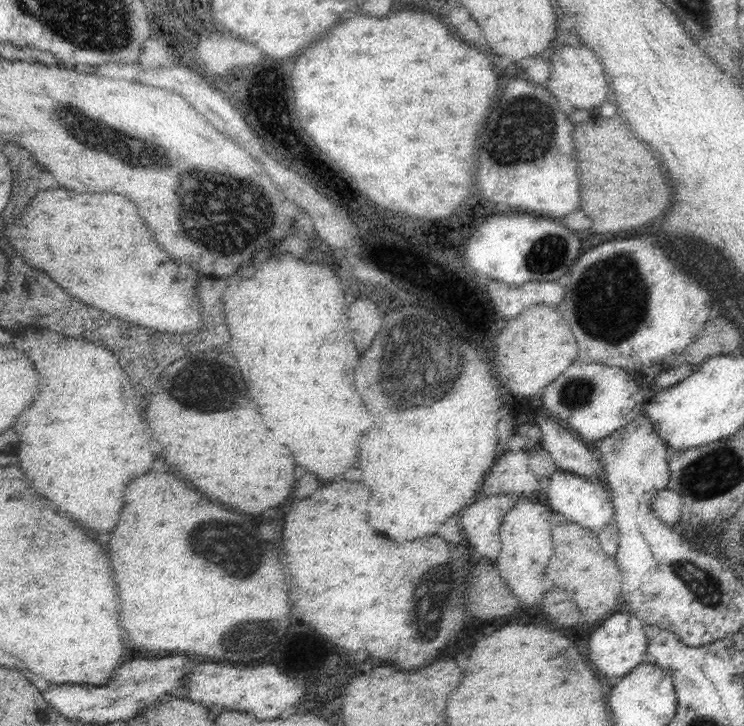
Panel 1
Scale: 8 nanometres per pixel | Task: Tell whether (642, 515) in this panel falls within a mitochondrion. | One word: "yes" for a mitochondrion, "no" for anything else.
no

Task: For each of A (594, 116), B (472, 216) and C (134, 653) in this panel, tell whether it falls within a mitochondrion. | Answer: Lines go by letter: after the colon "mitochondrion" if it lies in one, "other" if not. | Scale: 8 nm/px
A: other
B: other
C: other

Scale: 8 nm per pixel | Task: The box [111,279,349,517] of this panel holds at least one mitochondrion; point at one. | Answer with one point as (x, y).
(223, 394)

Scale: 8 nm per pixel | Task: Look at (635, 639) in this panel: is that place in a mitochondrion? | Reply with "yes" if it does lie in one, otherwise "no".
no

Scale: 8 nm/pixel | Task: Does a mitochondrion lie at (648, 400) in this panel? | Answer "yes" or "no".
no

